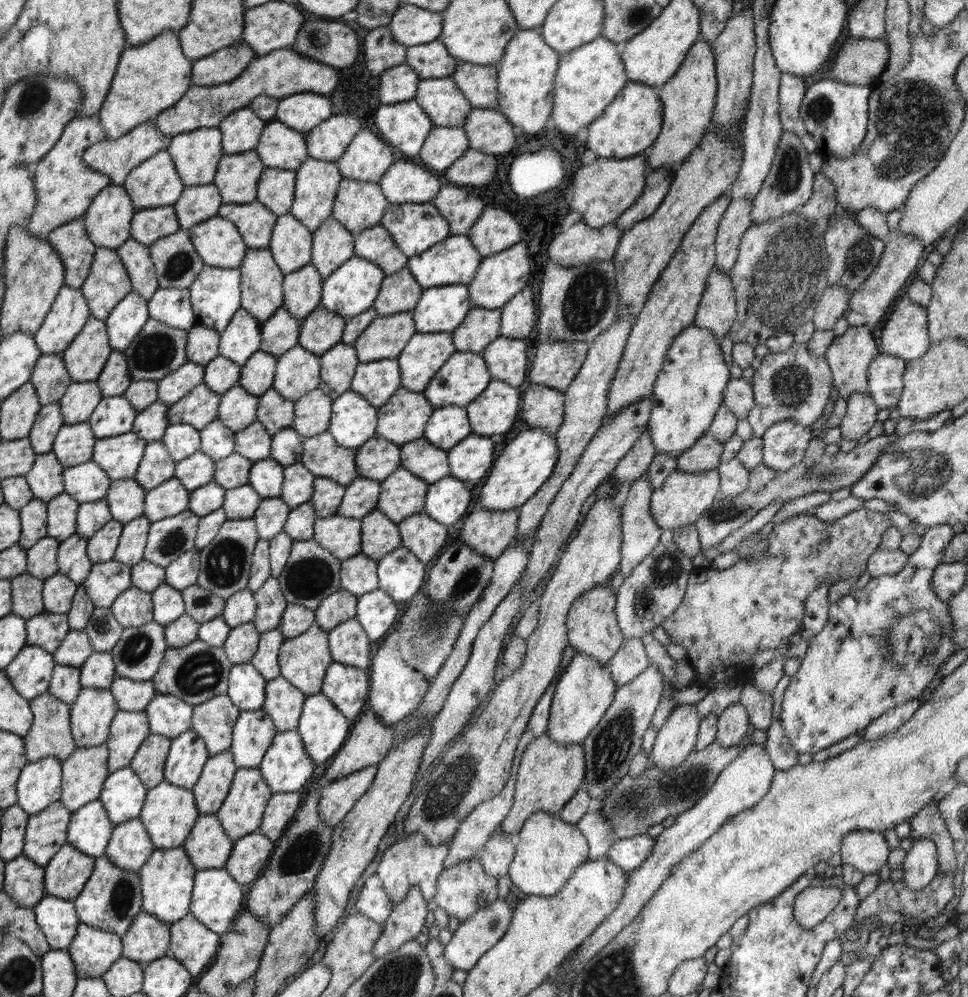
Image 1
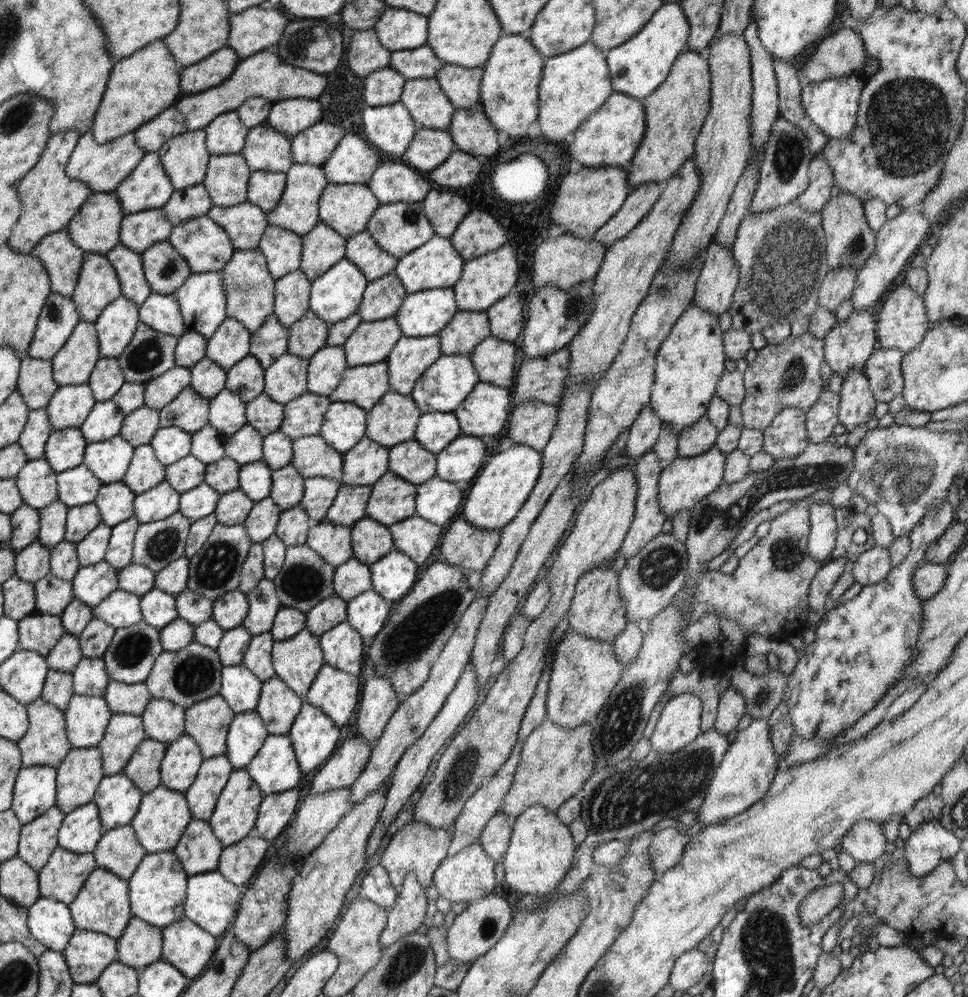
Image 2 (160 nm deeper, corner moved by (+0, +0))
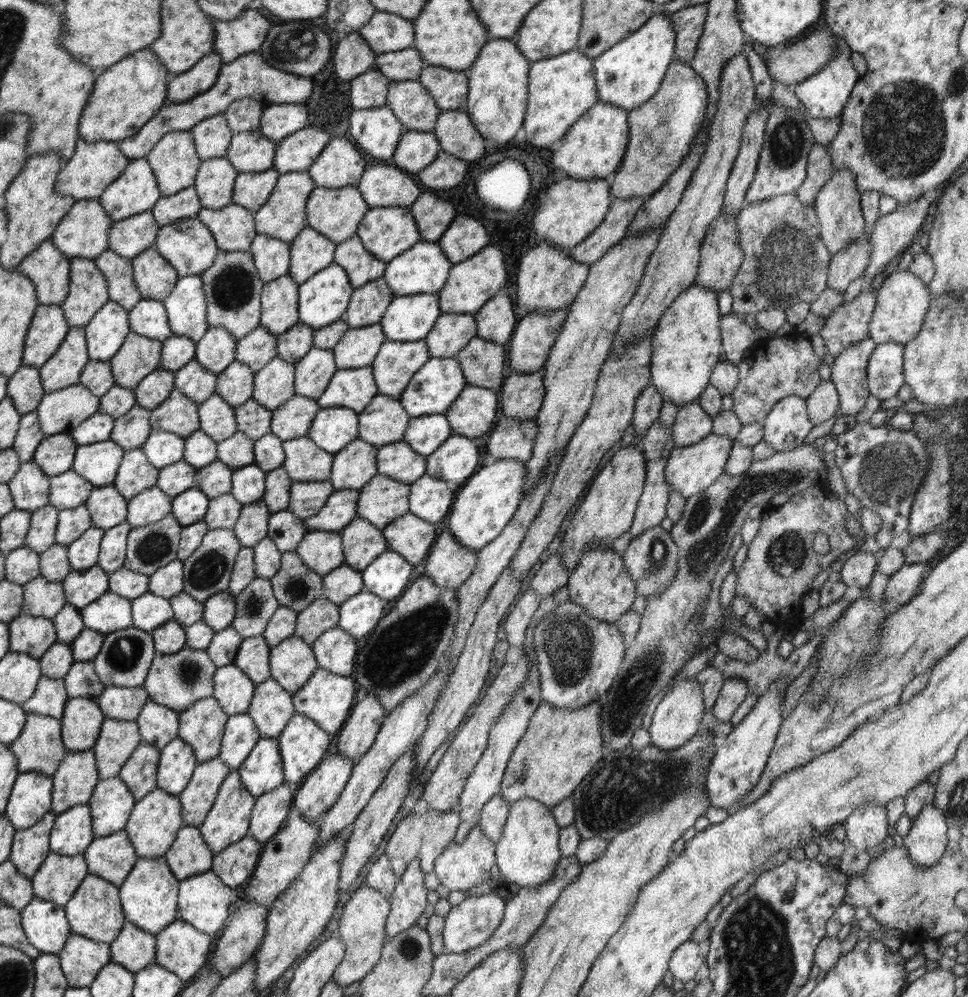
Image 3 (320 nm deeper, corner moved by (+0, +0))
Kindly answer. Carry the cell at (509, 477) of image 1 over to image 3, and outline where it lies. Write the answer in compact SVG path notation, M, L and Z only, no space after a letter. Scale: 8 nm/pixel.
M513 458L490 460L464 483L450 507L447 529L455 539L478 552L492 542L511 521L523 497L525 461Z

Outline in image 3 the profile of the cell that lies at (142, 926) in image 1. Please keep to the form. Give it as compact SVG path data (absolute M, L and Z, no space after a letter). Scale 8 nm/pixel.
M126 921L116 940L109 944L111 961L123 966L132 973L146 968L155 962L156 939L150 934Z

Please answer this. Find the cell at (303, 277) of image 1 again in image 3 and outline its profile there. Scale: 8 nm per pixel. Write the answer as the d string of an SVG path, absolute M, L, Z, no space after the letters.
M290 275L264 283L260 325L270 334L282 334L299 322L298 290L300 285Z

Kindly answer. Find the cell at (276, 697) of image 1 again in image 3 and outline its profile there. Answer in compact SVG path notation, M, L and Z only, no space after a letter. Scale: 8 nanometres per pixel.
M276 680L256 684L250 708L246 714L253 718L262 738L277 739L284 730L294 709L293 696Z

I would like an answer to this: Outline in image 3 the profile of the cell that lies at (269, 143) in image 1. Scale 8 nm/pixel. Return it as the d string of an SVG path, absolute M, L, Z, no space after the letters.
M257 128L235 134L225 158L238 173L254 173L274 168L276 153L276 141L263 136Z

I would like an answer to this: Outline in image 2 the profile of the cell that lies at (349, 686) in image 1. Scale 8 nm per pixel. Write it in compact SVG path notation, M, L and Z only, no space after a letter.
M324 664L309 689L304 695L304 703L324 711L338 728L353 722L360 694L357 676Z

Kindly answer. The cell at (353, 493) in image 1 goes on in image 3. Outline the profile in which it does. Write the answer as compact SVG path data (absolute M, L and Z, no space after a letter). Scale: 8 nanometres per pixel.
M335 490L315 515L303 519L303 525L308 531L341 531L357 516L358 497L359 490Z

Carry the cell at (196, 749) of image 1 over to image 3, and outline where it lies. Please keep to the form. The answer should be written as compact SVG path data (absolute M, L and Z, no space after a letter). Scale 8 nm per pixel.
M180 737L171 740L159 751L157 787L165 790L168 794L178 796L191 780L196 769L194 751Z

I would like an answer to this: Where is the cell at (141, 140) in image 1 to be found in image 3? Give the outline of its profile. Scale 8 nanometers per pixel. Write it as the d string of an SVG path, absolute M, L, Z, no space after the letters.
M79 138L72 158L63 164L56 178L56 193L62 197L72 197L74 201L99 199L102 192L124 173L128 164L130 159L124 157L117 141L89 143Z

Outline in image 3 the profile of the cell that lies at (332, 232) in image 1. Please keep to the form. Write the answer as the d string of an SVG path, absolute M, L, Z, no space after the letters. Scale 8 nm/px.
M306 227L289 243L290 264L288 275L298 285L307 282L313 274L333 263L336 243L318 231Z

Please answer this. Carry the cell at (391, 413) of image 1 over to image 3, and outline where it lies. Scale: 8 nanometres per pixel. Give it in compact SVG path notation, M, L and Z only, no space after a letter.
M378 394L359 412L358 437L376 447L402 441L410 419L399 399Z

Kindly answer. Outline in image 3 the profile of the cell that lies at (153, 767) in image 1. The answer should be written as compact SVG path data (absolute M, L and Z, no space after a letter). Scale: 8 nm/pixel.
M147 743L138 745L120 770L118 778L126 784L135 800L144 798L157 787L160 751Z

